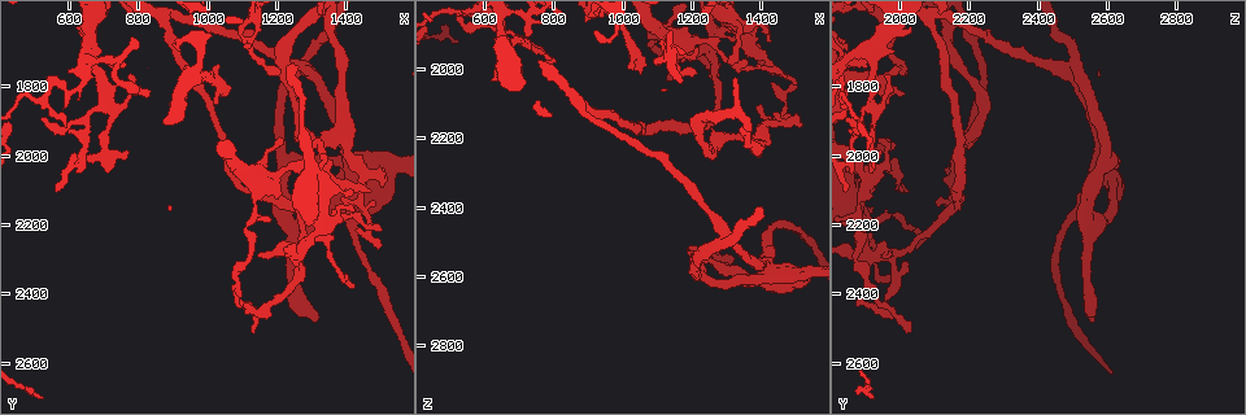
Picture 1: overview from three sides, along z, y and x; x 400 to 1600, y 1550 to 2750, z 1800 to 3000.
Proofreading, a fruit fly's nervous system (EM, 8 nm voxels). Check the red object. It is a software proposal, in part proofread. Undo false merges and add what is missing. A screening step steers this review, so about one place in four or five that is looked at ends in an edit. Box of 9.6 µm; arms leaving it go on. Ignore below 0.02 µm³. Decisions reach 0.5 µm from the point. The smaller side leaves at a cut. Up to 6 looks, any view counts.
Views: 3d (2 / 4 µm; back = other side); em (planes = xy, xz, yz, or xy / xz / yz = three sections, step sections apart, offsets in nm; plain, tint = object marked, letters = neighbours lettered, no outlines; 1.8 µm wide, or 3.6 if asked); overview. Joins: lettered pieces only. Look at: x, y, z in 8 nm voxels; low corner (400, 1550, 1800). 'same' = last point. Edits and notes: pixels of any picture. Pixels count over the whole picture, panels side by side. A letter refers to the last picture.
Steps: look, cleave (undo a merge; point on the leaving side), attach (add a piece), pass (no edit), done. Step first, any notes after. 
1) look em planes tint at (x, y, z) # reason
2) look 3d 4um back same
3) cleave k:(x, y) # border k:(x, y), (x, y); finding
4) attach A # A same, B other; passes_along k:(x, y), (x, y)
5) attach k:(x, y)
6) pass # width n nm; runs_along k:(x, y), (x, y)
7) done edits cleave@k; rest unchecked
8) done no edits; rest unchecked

look 3d 4um back at (1510, 2080, 2140) # branch stops here

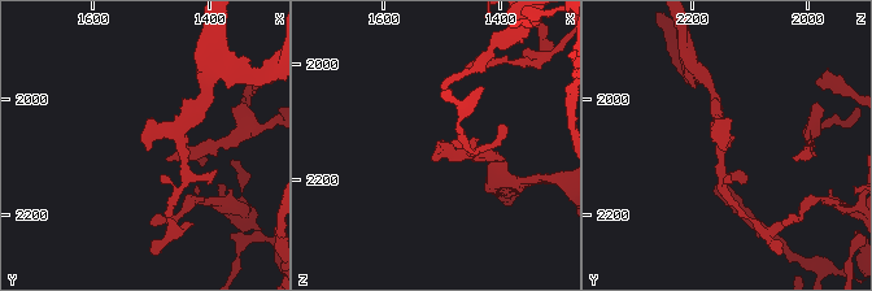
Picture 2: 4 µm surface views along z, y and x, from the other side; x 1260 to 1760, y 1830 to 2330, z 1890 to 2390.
look em yz step 4 tint at (1505, 2090, 2140)

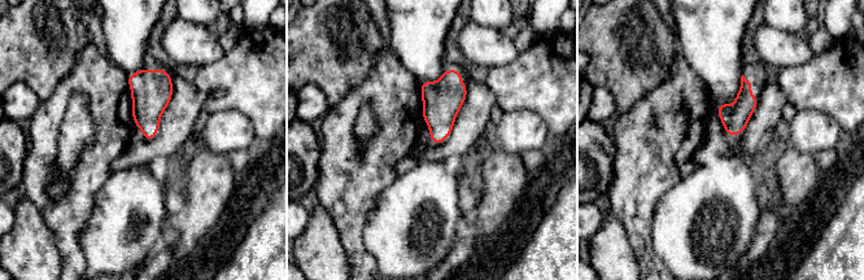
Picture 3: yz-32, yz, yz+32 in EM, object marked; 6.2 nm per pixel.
look em planes letters same

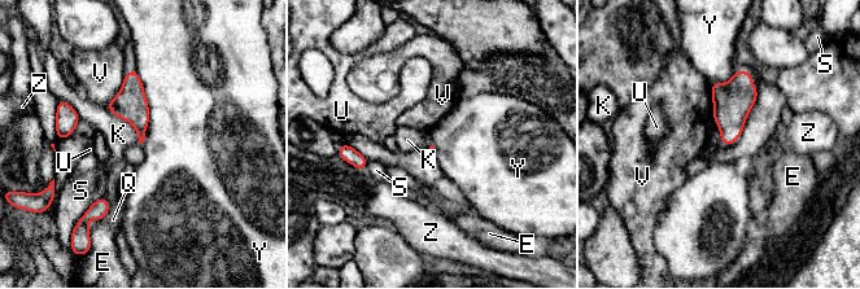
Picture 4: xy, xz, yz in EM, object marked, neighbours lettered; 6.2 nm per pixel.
pass # E other, K other, Q other, S other, U other, V other, Y other, Z other; border 4:(135, 70), (148, 108), (142, 144); no lettered piece goes on from it

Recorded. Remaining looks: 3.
look 3d 4um at (1320, 2190, 1890) # four or more arms meet

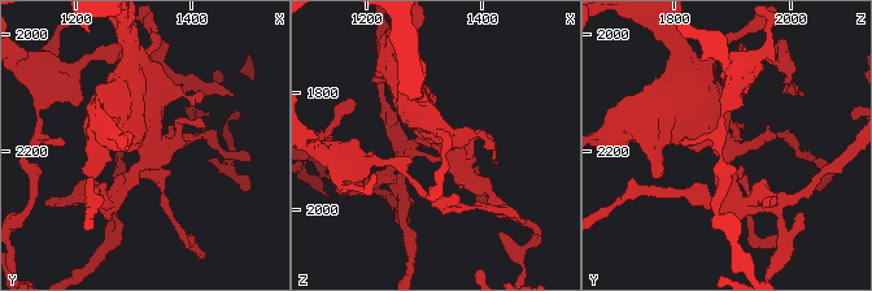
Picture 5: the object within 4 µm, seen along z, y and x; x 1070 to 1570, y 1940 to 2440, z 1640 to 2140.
look em 3.6um planes tint at (1320, 2195, 1885)

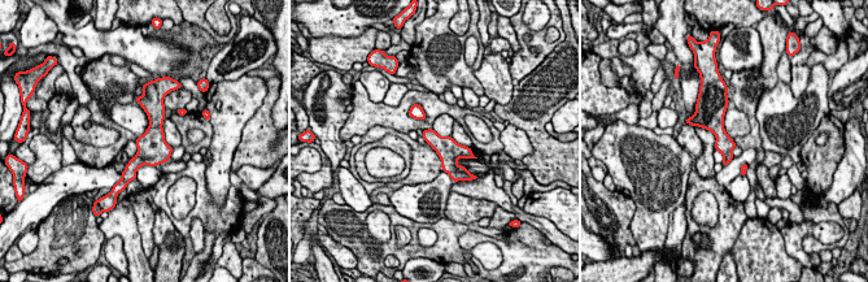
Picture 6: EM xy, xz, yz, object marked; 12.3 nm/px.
look em 3.6um planes letters same # see the neighbours

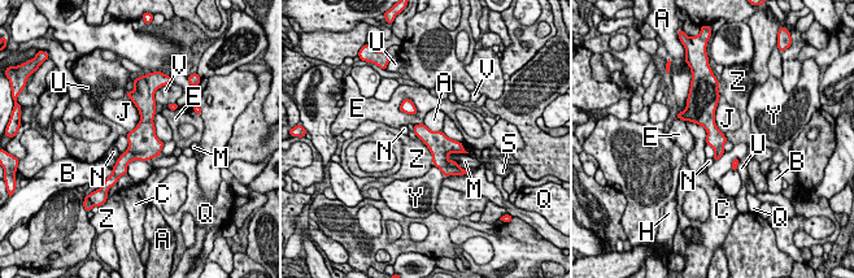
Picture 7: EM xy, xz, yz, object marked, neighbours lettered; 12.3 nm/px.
pass # longest_contact J 440 nm; A other, B other, C other, E other, H other, J other, M other, N other, Q other, S other, U other, V other, Y other, Z other; border 7:(417, 137), (430, 151), (432, 164); all the same cell

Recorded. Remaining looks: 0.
done no edits; rest unchecked

